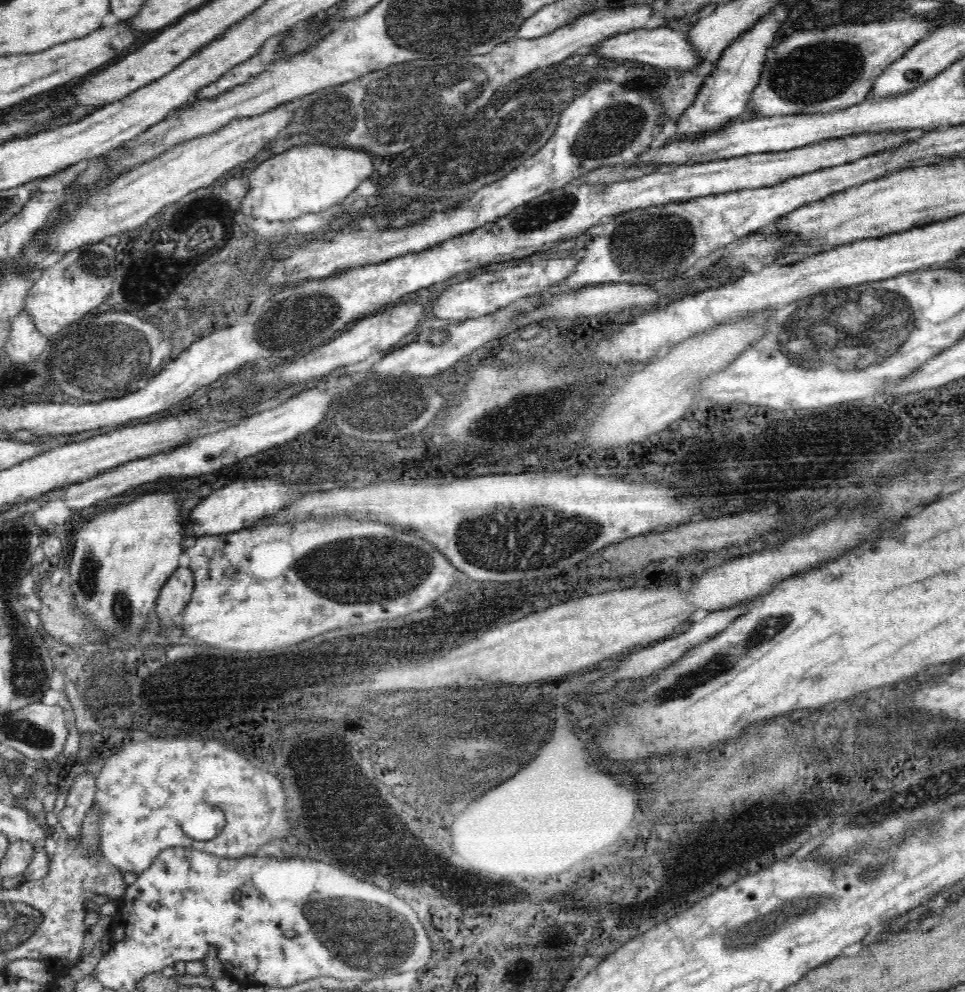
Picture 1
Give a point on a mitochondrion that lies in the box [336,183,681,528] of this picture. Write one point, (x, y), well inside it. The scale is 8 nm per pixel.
(511, 419)

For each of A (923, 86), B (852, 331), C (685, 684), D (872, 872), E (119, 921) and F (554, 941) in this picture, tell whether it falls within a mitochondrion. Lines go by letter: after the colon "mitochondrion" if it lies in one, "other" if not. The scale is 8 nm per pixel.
A: other
B: mitochondrion
C: mitochondrion
D: mitochondrion
E: other
F: other

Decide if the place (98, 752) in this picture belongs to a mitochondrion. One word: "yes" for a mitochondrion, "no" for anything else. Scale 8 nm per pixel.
no

